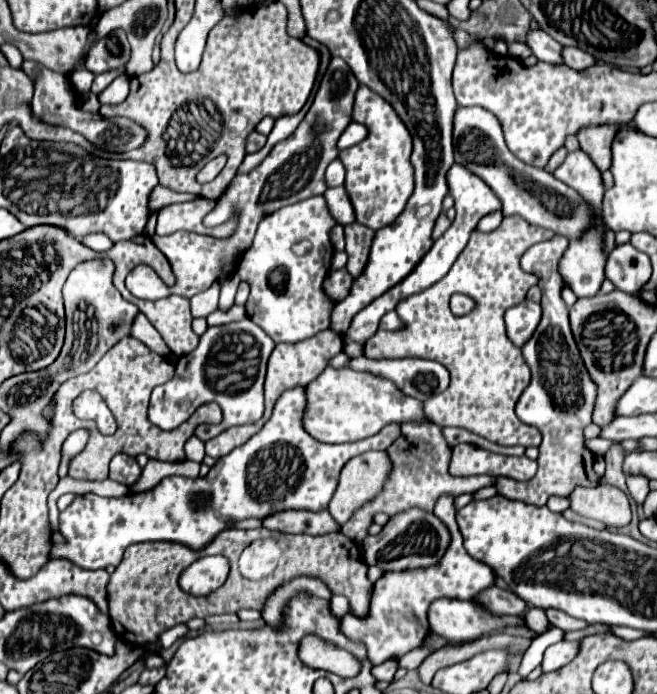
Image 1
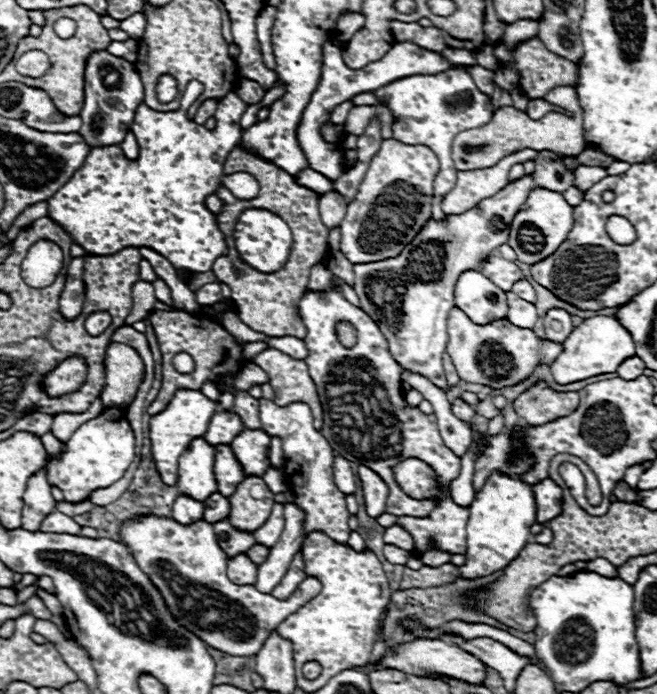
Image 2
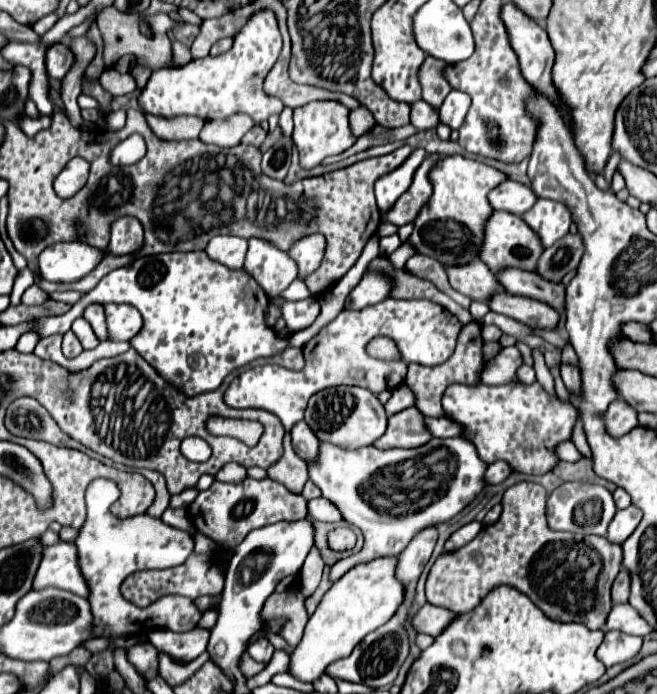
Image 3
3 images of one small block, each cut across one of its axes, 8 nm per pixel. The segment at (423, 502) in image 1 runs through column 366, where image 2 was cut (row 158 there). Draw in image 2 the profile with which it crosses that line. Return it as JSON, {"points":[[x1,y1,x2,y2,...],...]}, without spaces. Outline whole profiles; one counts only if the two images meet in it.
{"points":[[522,150,506,156,492,168,478,170,460,170,456,186,442,198,442,210,446,214,462,214,484,198,494,196,508,184,508,172,512,164,536,160,536,150]]}

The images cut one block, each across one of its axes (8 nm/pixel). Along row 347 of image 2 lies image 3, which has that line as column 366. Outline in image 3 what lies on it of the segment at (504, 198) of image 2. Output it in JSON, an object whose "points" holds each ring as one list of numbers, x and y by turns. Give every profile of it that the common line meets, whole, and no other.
{"points":[[334,386,316,392,306,408,304,422,320,438,320,442,330,442,344,450,358,450,370,446,386,430,386,410,382,402,370,394,370,390,360,386]]}

